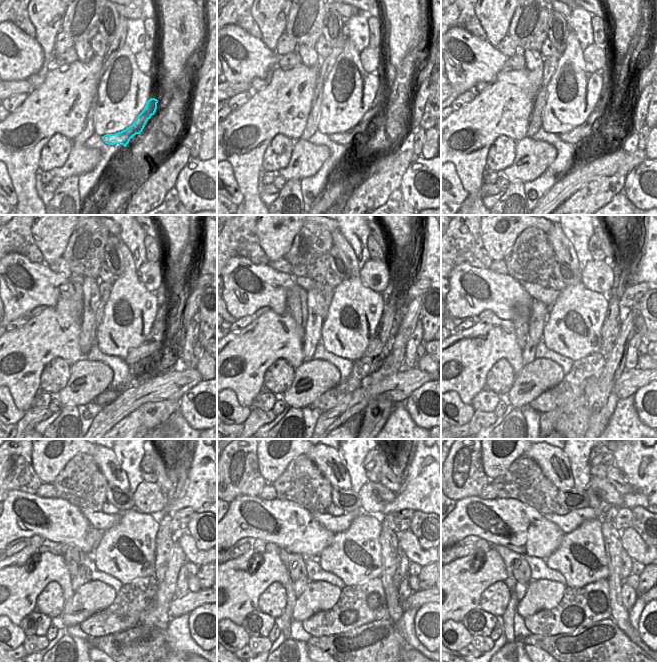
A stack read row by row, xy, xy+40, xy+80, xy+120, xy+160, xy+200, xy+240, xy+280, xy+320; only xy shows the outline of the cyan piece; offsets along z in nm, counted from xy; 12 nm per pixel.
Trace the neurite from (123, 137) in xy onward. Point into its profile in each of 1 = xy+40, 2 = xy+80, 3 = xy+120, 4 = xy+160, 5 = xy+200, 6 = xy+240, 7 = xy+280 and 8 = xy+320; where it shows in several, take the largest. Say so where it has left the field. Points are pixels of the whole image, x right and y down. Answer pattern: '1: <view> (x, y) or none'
1: xy+40 (353, 136)
2: xy+80 (597, 121)
3: xy+120 (150, 347)
4: xy+160 (375, 348)
5: xy+200 (613, 311)
6: xy+240 (164, 523)
7: xy+280 (388, 522)
8: xy+320 (609, 512)

